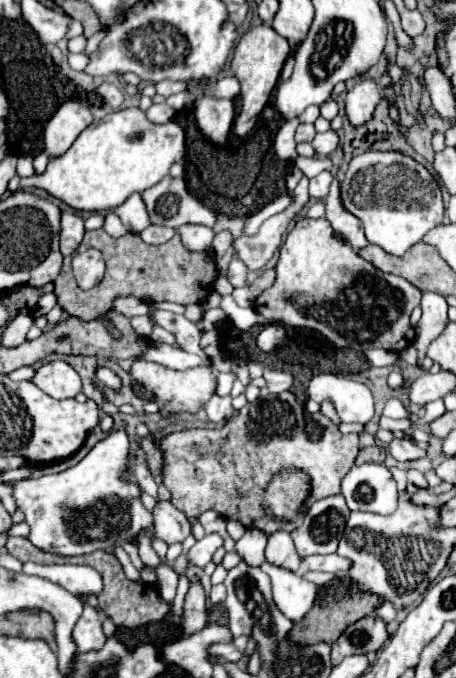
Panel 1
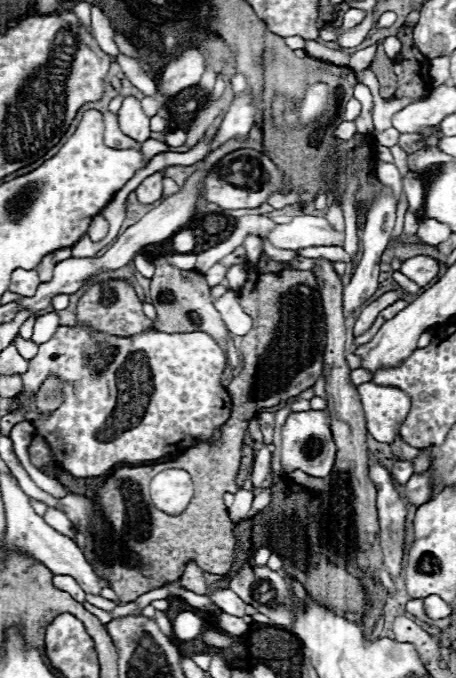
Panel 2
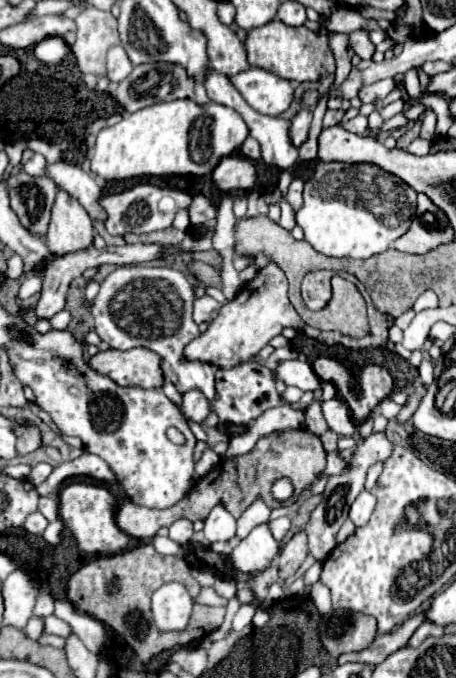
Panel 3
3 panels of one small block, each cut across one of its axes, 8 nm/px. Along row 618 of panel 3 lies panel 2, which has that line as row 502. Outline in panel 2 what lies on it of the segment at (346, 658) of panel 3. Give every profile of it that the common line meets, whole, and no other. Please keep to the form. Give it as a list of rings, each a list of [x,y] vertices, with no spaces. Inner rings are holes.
[[[424,472],[424,474],[418,474],[418,476],[412,476],[406,484],[404,484],[404,490],[402,490],[402,496],[408,500],[408,504],[414,504],[414,506],[420,506],[428,500],[430,496],[430,472]]]

